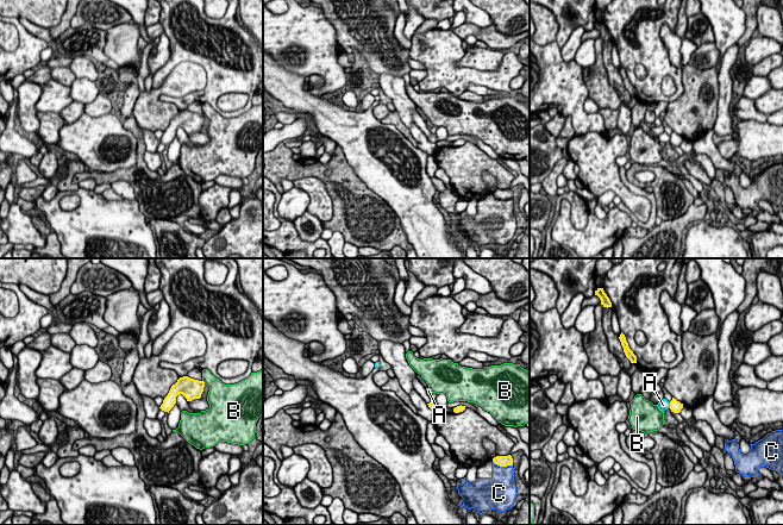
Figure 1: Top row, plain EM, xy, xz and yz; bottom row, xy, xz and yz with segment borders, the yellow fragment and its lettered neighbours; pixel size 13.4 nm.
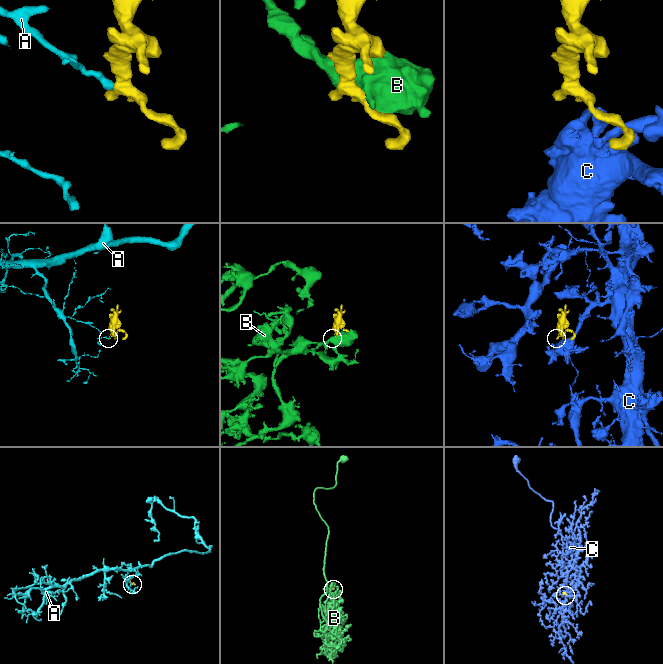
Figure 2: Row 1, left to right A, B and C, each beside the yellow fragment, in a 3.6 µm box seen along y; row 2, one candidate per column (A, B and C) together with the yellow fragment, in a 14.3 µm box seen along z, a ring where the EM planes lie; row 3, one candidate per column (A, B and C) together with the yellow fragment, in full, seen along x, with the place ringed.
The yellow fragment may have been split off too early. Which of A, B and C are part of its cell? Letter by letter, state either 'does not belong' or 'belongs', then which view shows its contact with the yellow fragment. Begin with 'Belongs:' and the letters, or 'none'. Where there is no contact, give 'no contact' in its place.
Belongs: none
A: does not belong; contact in yz
B: does not belong; no contact
C: does not belong; contact in xz

